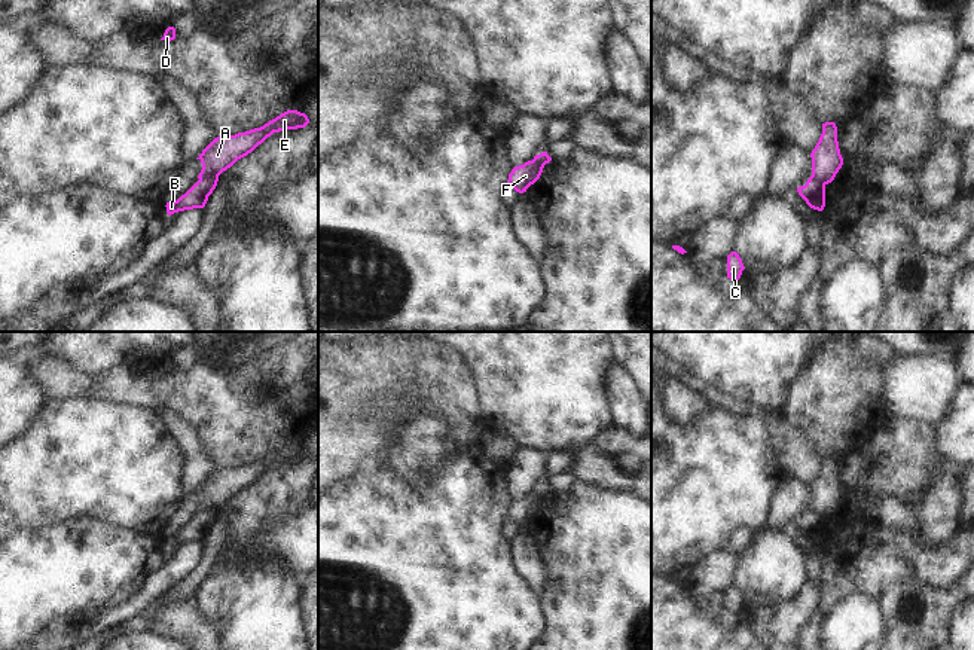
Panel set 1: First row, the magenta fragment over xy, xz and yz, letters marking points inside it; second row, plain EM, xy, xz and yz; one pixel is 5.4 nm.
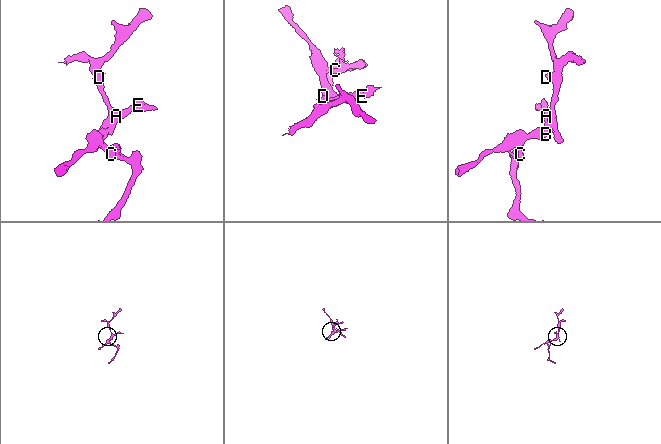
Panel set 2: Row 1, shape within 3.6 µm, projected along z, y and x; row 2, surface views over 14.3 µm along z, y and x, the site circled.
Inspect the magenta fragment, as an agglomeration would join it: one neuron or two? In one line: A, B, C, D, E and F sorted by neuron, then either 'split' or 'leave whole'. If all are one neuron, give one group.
groups A D E F / B C; split

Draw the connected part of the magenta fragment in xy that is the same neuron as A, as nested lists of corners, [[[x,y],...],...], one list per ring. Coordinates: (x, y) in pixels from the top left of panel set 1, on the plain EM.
[[[287,443],[260,461],[238,466],[235,469],[217,470],[196,491],[202,497],[198,512],[204,509],[220,509],[238,492],[251,486],[274,466],[305,461],[308,457],[309,452],[305,446]]]

